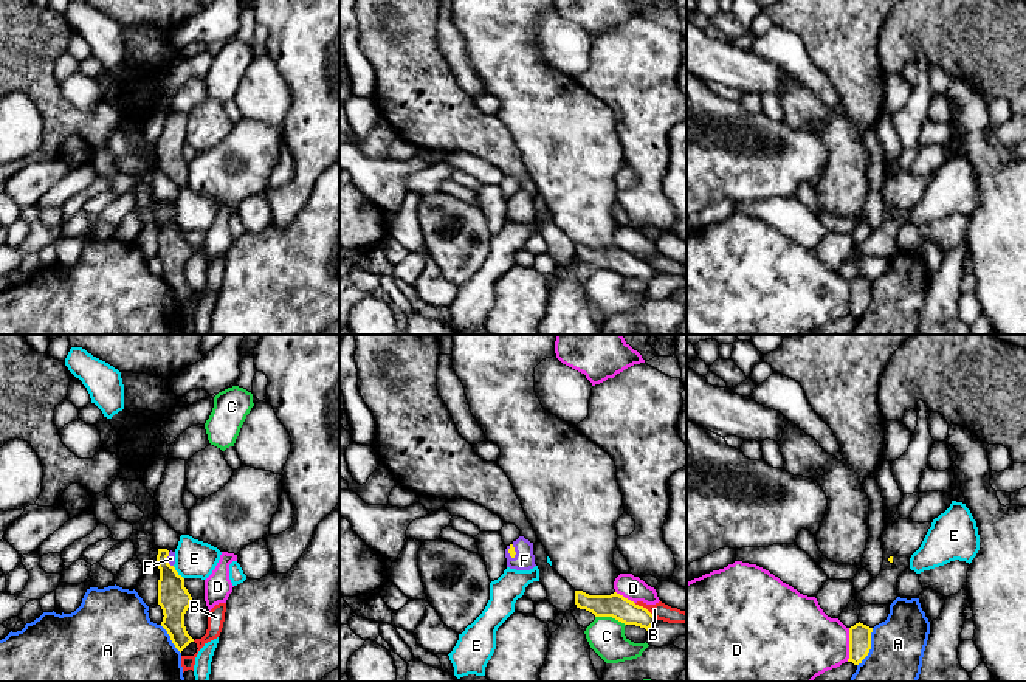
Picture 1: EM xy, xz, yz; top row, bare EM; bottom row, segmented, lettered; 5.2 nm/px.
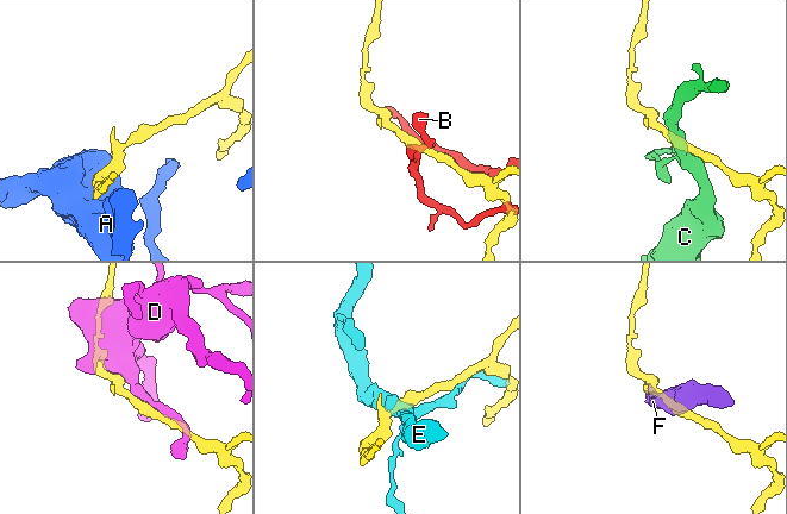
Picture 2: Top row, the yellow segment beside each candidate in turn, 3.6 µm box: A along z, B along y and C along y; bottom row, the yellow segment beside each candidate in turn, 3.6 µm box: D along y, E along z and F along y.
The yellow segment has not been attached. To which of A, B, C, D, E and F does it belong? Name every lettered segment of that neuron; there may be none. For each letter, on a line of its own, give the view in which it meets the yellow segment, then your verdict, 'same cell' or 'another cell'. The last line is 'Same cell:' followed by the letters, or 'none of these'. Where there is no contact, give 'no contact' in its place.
A: meets yellow in yz; another cell
B: meets yellow in xz; another cell
C: meets yellow in xz; another cell
D: meets yellow in yz; another cell
E: meets yellow in xy; another cell
F: meets yellow in xz; same cell
Same cell: F

